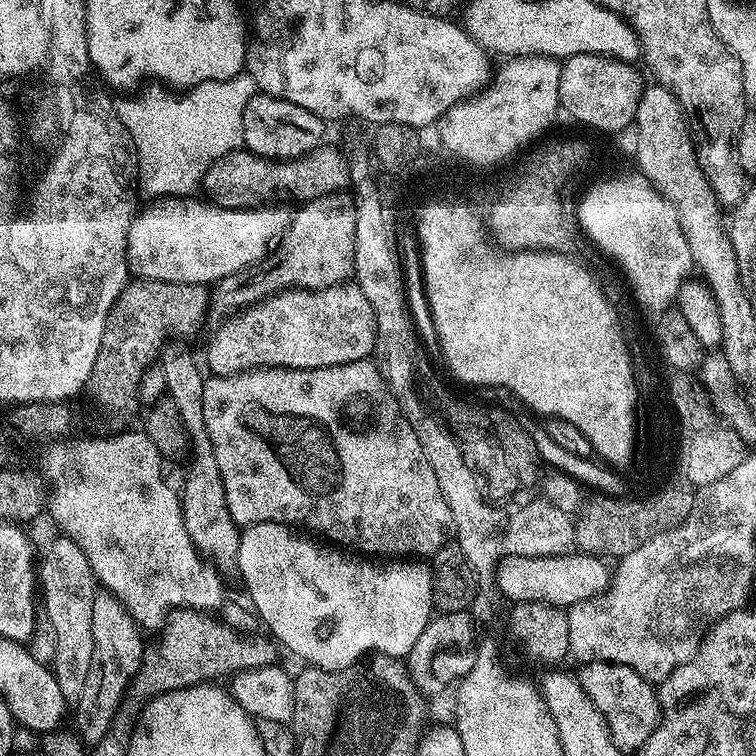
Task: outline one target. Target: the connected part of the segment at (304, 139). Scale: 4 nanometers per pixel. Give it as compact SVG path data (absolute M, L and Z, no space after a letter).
M257 94L246 102L246 111L242 114L243 147L259 156L267 156L269 160L294 160L325 143L324 128L326 121L310 114L310 110L294 106L294 102L283 98Z

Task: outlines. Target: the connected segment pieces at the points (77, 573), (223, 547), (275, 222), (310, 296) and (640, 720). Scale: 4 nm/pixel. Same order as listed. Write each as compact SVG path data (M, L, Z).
M60 534L44 552L44 561L38 564L38 588L42 593L42 610L48 614L48 624L56 635L56 653L50 661L50 669L56 676L65 705L75 706L82 698L82 686L86 686L86 670L90 670L90 658L94 654L94 598L98 591L96 575L90 562L70 537Z
M176 352L173 356L167 356L162 360L164 390L167 399L178 406L178 414L191 435L190 460L193 460L193 464L189 466L188 477L184 480L184 492L182 488L179 493L186 534L190 534L190 542L194 542L197 552L205 561L215 568L221 577L228 578L228 575L236 572L242 528L234 522L234 518L230 518L230 506L226 506L226 490L222 486L218 462L214 458L214 446L204 428L202 390L206 376L202 368L200 373L200 368L192 361L190 353Z
M165 196L151 201L149 208L141 207L128 231L128 271L133 277L175 284L215 285L222 278L243 268L252 268L268 255L284 235L290 221L289 209L276 206L255 208L219 208L207 199L192 196Z
M355 282L329 288L286 288L257 301L239 314L219 321L220 329L208 344L208 368L213 376L233 376L251 368L321 368L369 359L376 351L376 319L366 294Z
M590 660L581 668L584 669L578 672L578 679L582 690L604 715L614 746L618 746L618 750L626 754L639 753L648 735L660 723L660 702L655 691L643 683L638 674L630 670L630 666Z

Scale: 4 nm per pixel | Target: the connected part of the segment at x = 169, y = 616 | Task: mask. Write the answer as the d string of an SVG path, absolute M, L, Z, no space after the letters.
M191 608L171 609L165 615L162 624L164 632L158 644L150 650L154 662L146 660L141 663L132 686L121 700L120 708L136 704L136 709L142 712L153 696L228 676L224 666L228 666L228 638L234 628L208 615L210 614Z

